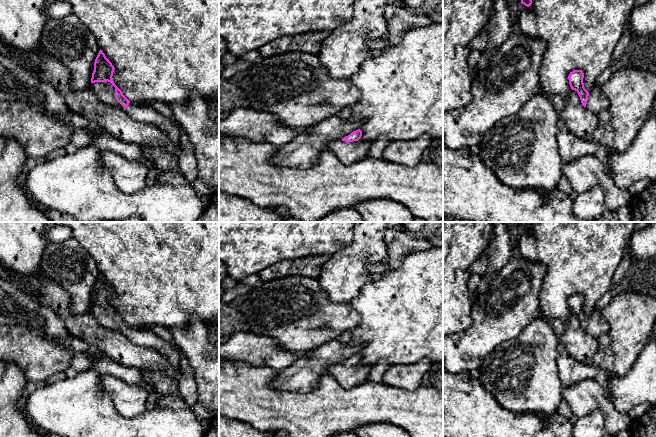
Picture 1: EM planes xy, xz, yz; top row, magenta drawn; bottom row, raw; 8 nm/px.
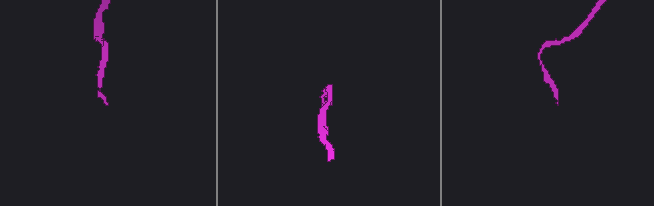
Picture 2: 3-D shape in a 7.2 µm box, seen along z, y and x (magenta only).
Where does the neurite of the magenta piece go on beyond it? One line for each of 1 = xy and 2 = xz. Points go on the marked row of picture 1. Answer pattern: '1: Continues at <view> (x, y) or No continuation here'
1: Continues at xy (105, 91)
2: Continues at xz (349, 153)

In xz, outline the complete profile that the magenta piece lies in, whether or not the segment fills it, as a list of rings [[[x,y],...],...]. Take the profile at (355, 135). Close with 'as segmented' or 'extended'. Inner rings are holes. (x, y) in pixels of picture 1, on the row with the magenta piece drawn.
[[[353,131],[342,140],[334,140],[327,145],[327,150],[332,151],[345,165],[357,163],[368,157],[372,142],[360,141],[362,131]]]; extended

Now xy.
[[[100,49],[94,62],[90,87],[96,96],[112,107],[121,108],[134,120],[156,126],[171,143],[179,145],[181,129],[176,120],[165,117],[149,105],[130,102],[115,85],[112,79],[114,70],[114,66]]]; extended

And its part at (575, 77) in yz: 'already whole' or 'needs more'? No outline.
needs more

